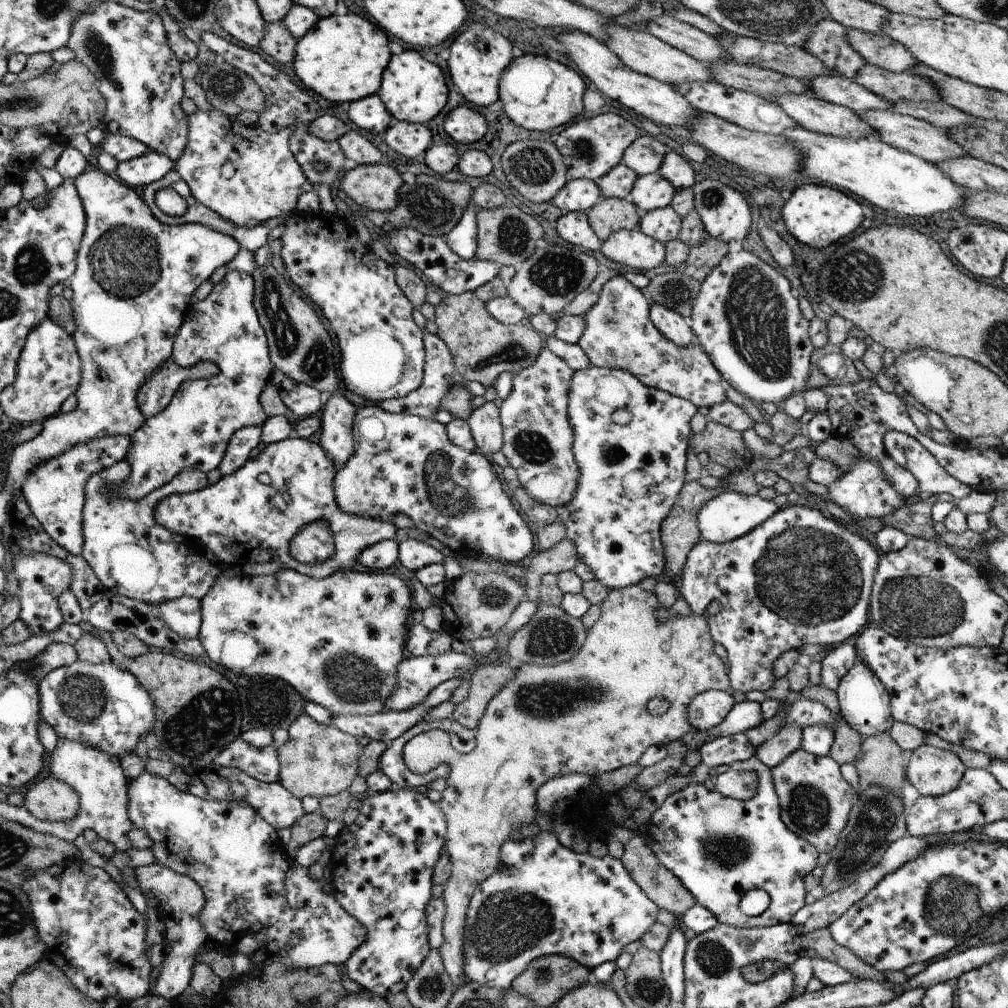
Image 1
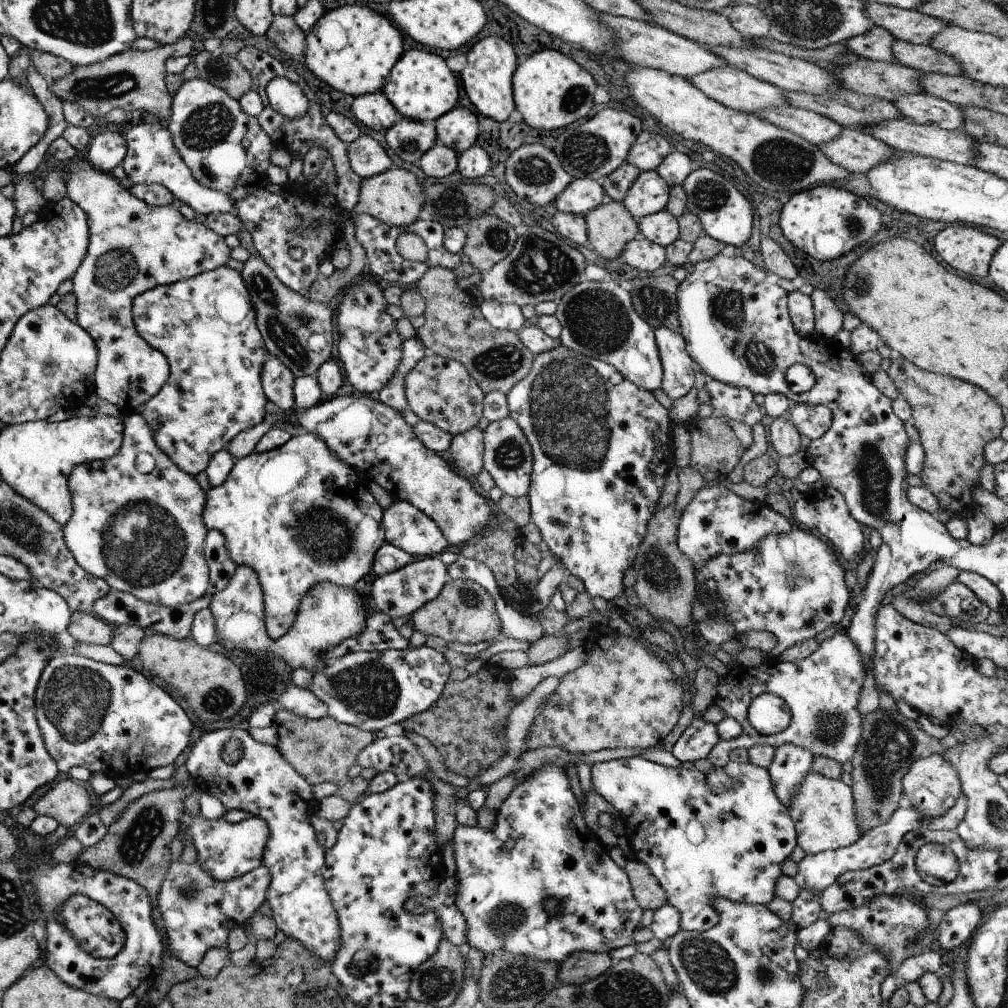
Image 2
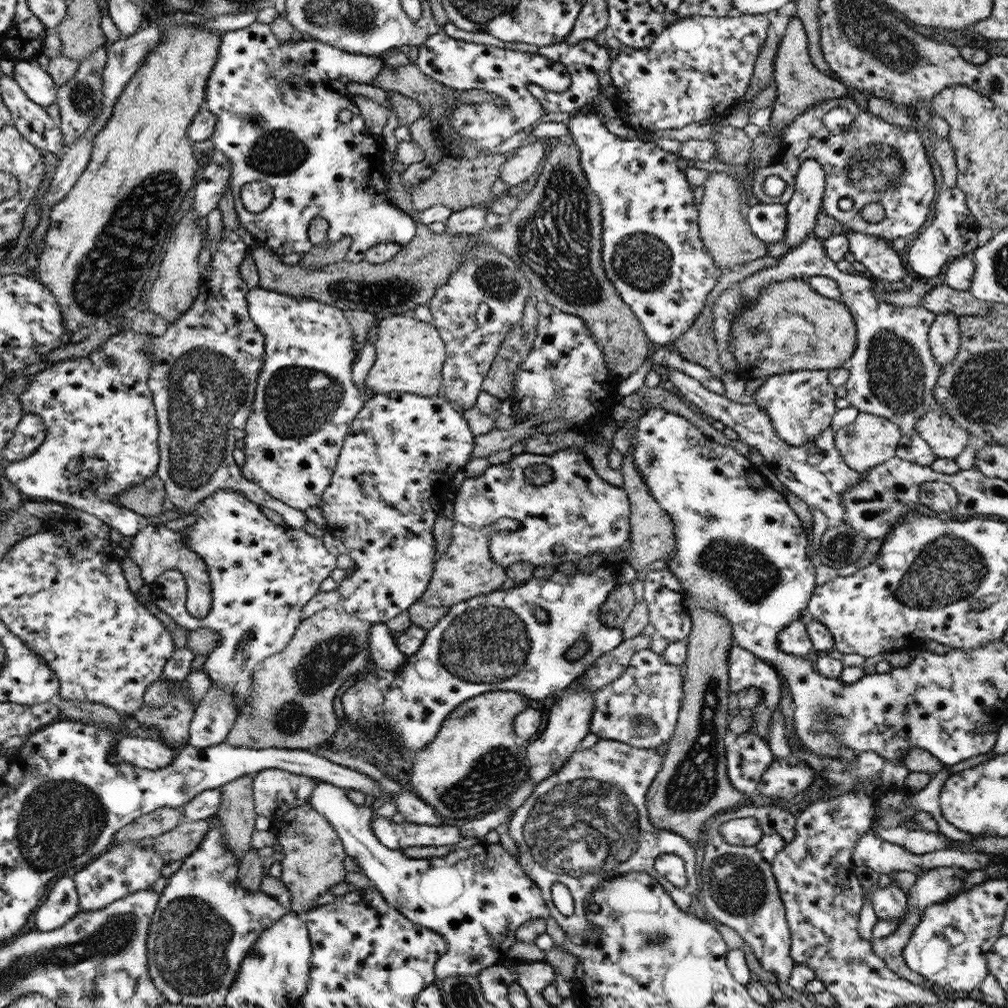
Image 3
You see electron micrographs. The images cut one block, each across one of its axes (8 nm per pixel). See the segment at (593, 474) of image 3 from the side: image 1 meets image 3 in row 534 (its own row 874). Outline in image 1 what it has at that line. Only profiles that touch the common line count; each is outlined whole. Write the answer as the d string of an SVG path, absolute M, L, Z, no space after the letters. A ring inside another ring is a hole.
M541 832L538 837L534 839L524 838L522 842L508 839L501 846L501 867L484 882L481 882L469 903L466 944L463 946L463 974L465 975L465 980L468 983L474 982L478 985L486 985L498 990L508 989L514 978L529 965L529 962L548 955L562 955L574 959L587 969L594 970L596 966L600 966L600 964L604 964L608 960L616 961L626 944L630 944L630 942L639 940L640 937L644 936L651 926L657 922L656 916L658 912L660 912L659 906L654 901L651 901L648 895L636 884L636 881L624 868L621 860L616 860L609 854L599 859L591 856L588 852L575 853L560 845L554 832Z

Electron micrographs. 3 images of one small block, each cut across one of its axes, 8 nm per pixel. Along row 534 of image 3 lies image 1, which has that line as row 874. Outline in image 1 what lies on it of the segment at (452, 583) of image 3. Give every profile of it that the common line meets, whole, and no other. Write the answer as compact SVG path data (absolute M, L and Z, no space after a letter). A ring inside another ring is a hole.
M633 584L625 587L618 587L609 591L609 595L601 605L601 615L598 622L587 629L587 637L584 646L578 651L578 654L568 662L563 662L557 665L533 665L532 663L517 664L515 675L490 699L486 705L484 714L475 728L475 747L469 753L456 752L453 748L452 737L450 734L441 728L432 728L430 730L420 732L411 738L403 748L403 758L406 766L415 773L430 772L436 768L439 763L447 763L451 768L449 775L446 778L447 787L441 792L440 800L437 805L444 813L447 820L447 831L445 840L445 850L448 853L451 862L451 875L449 881L445 884L445 889L441 899L445 904L445 917L443 920L443 941L437 948L442 957L446 972L450 975L451 981L458 987L468 983L463 974L463 946L466 944L466 928L467 928L467 910L471 898L475 894L475 890L484 882L491 874L494 874L501 867L501 846L512 836L512 832L520 831L524 824L532 824L538 816L538 811L534 806L537 805L537 792L547 780L555 779L556 777L574 777L578 774L588 775L593 779L597 779L604 772L612 772L621 766L632 766L640 760L640 756L648 746L666 746L674 740L680 740L684 734L694 729L687 721L687 706L692 698L702 691L716 689L732 693L728 672L724 662L716 653L714 653L714 640L710 634L707 620L696 613L690 615L679 615L667 619L665 622L659 622L656 619L658 609L658 598L656 593L643 589L639 584ZM658 696L665 698L670 702L668 711L661 716L652 716L648 711L647 704L651 698Z

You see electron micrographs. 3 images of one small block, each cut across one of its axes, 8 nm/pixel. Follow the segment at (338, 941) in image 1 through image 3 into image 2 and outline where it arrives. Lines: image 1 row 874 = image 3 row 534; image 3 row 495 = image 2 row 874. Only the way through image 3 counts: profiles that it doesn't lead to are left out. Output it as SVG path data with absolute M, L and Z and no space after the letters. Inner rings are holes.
M186 813L181 818L181 828L184 829L182 842L185 842L185 845L192 844L196 848L198 861L200 866L202 866L202 870L213 875L215 879L218 879L218 882L232 882L234 878L242 878L244 874L248 874L251 870L261 867L262 862L265 861L265 848L266 842L269 840L270 829L269 823L260 817L230 823L225 819L210 820L201 815L193 816Z

